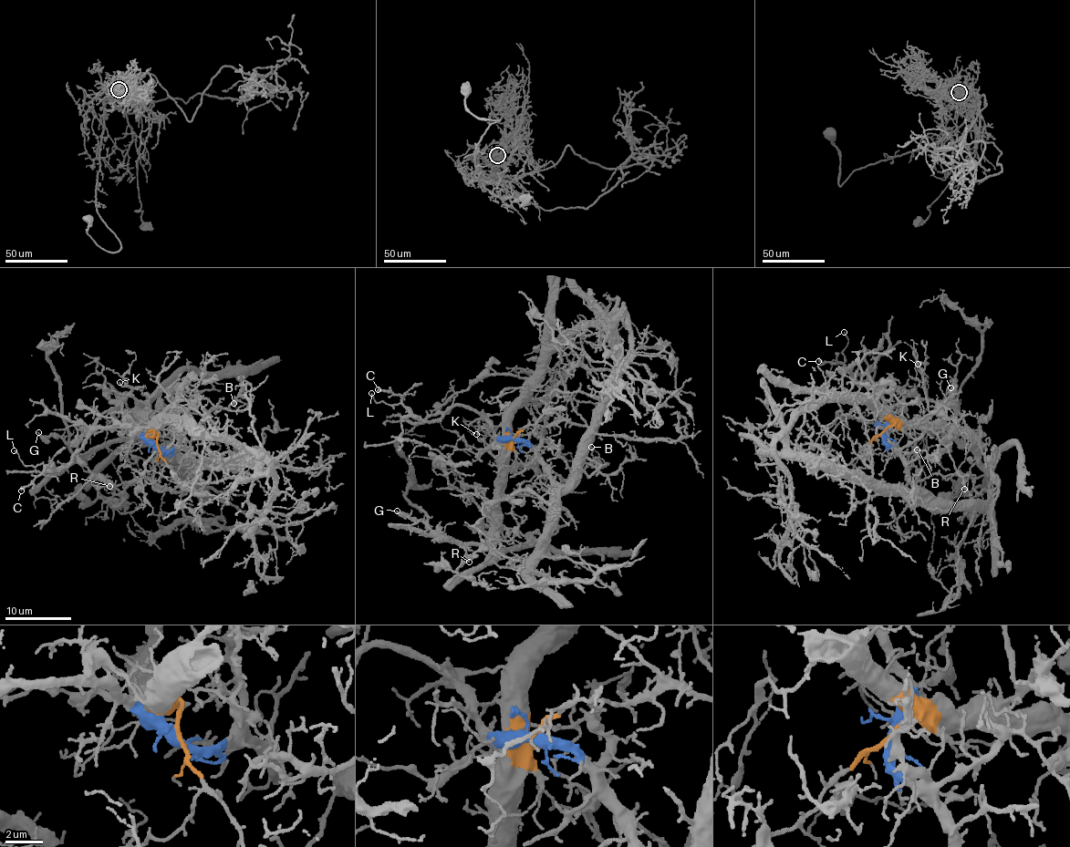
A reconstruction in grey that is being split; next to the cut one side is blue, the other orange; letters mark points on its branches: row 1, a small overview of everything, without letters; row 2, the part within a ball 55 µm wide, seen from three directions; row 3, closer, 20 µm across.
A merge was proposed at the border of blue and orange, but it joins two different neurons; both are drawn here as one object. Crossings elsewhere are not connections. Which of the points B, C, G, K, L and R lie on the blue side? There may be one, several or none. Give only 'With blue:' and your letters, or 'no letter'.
With blue: B, C, L

